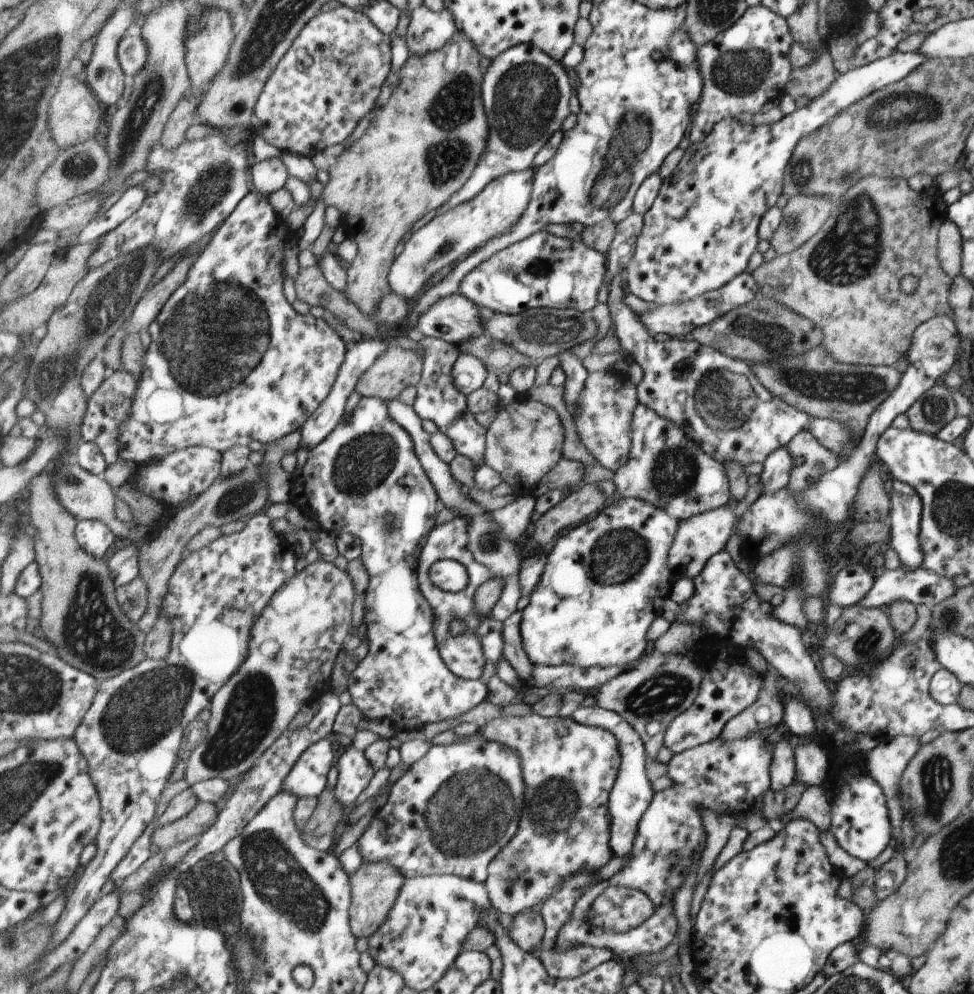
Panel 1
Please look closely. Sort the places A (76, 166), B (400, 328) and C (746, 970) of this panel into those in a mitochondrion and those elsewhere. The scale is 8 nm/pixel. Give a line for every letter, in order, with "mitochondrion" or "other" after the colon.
A: mitochondrion
B: other
C: other

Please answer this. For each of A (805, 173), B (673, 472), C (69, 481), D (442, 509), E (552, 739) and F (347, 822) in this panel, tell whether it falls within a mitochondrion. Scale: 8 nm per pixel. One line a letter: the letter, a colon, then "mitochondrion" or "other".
A: mitochondrion
B: mitochondrion
C: mitochondrion
D: other
E: other
F: other

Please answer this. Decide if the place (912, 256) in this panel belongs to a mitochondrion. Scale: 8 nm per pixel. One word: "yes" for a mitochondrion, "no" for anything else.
no

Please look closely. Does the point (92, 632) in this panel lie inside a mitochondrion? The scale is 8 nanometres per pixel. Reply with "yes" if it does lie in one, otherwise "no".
yes

